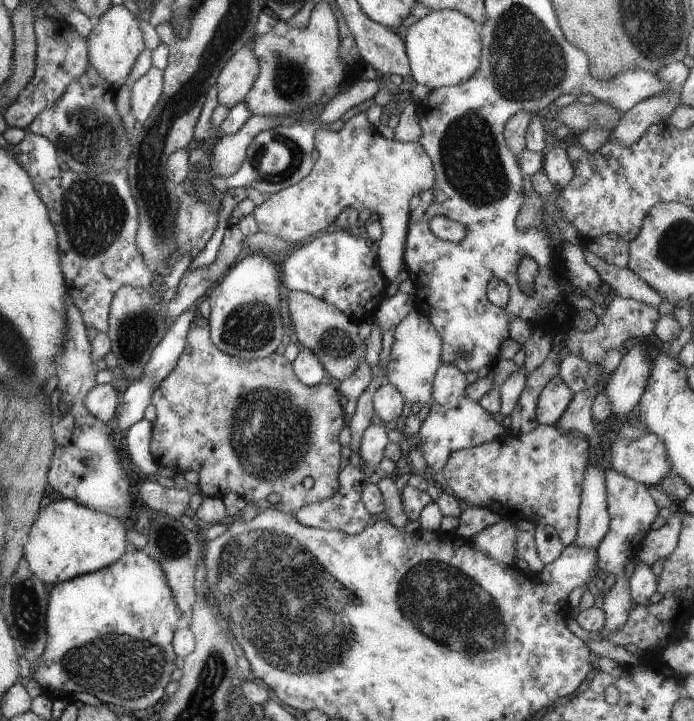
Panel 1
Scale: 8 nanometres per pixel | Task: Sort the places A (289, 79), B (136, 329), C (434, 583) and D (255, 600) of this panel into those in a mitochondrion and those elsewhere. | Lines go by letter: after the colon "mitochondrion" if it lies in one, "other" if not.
A: mitochondrion
B: mitochondrion
C: mitochondrion
D: mitochondrion

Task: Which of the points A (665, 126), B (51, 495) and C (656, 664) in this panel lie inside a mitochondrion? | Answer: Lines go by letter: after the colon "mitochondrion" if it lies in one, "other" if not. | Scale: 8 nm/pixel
A: other
B: other
C: other

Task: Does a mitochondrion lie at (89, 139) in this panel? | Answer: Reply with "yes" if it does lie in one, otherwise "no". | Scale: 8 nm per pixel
yes

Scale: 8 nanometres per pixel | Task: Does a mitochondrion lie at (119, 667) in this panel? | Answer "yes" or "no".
yes

